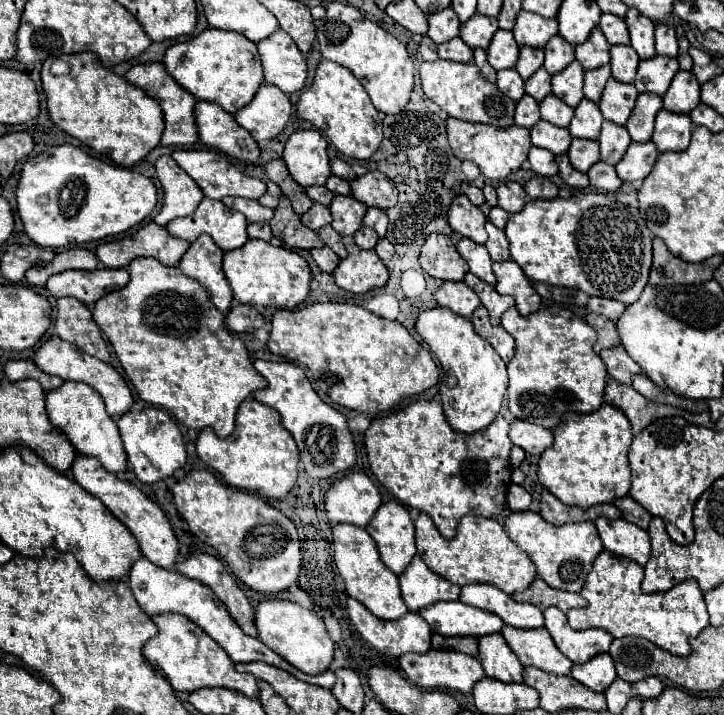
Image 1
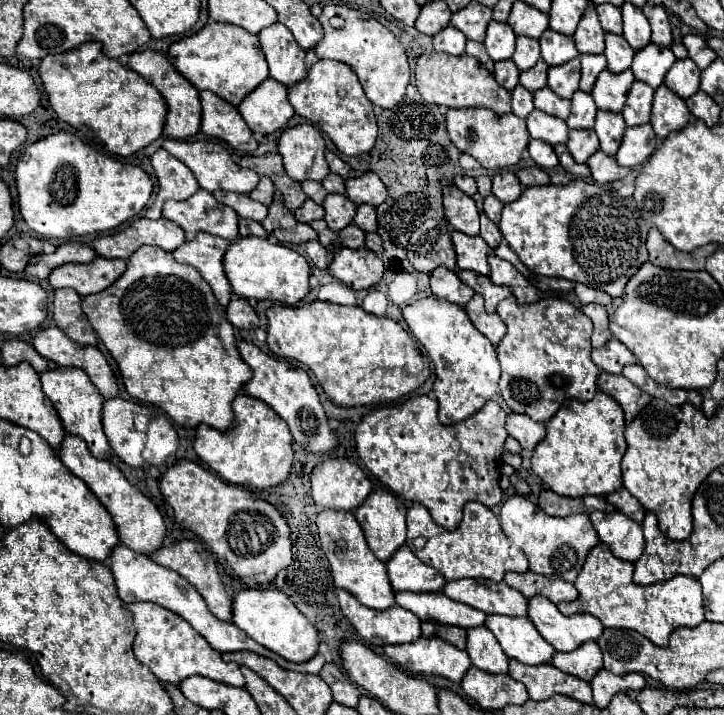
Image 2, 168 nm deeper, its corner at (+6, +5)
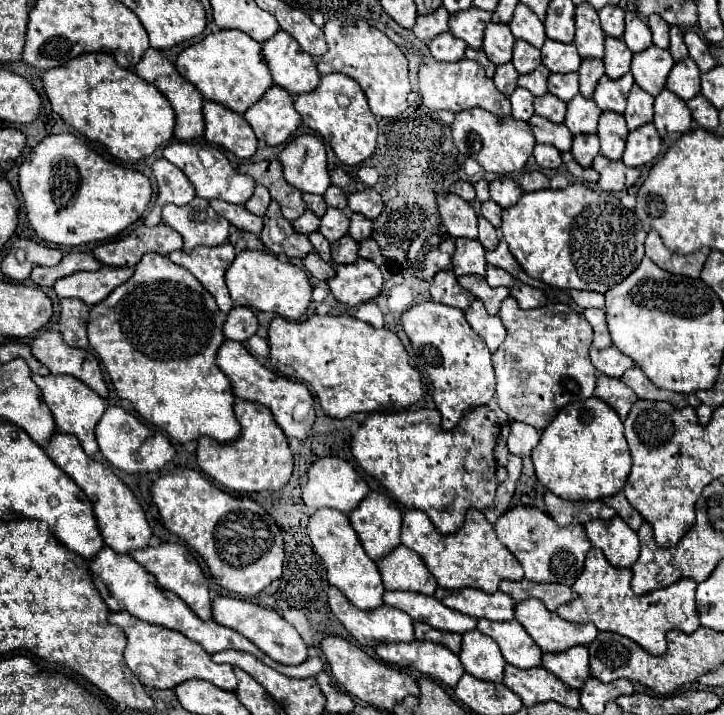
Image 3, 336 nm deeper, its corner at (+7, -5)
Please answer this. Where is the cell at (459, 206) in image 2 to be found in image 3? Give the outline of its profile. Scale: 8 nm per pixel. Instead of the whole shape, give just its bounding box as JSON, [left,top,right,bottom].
[438,194,478,238]

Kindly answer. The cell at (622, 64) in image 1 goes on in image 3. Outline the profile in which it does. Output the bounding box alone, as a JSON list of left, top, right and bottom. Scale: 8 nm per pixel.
[604,36,632,80]

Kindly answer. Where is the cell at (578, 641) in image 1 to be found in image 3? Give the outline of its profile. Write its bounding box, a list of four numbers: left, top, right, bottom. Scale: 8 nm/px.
[516,598,598,654]

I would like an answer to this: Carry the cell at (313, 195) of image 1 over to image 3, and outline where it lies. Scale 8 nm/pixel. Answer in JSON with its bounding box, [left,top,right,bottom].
[304,194,328,216]

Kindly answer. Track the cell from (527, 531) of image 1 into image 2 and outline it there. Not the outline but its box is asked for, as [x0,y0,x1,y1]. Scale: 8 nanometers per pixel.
[499,496,599,582]

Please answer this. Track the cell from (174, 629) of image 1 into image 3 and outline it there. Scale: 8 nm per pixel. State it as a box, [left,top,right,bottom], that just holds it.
[108,612,236,692]

